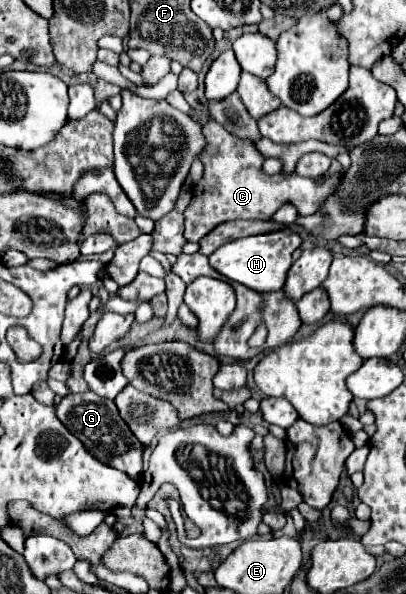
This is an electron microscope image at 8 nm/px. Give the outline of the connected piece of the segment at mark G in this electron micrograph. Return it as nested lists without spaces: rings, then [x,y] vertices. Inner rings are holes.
[[[93,392],[67,394],[55,406],[55,412],[57,412],[57,418],[61,418],[61,422],[71,430],[71,434],[75,434],[97,460],[107,462],[109,466],[125,472],[131,478],[137,478],[141,474],[143,446],[141,446],[141,442],[137,442],[137,438],[131,434],[131,430],[119,418],[117,406],[111,400],[97,398],[97,394],[93,394]]]

